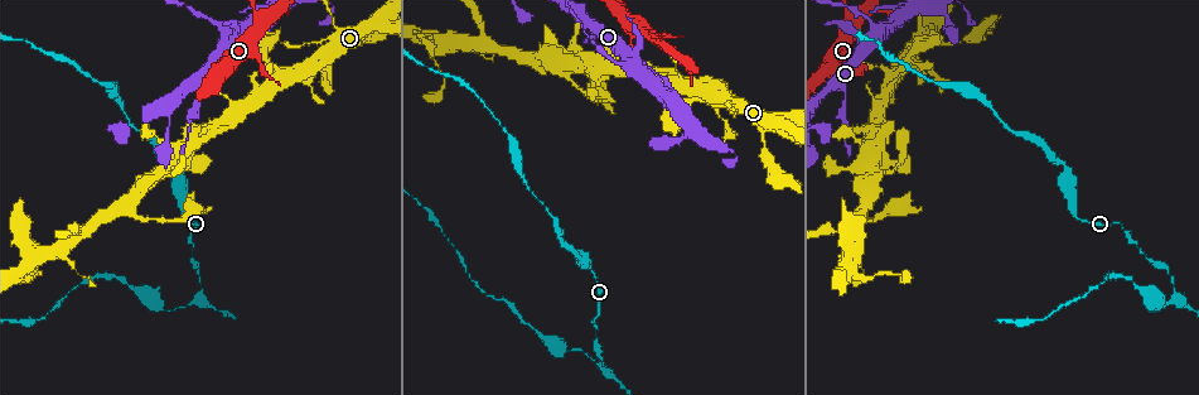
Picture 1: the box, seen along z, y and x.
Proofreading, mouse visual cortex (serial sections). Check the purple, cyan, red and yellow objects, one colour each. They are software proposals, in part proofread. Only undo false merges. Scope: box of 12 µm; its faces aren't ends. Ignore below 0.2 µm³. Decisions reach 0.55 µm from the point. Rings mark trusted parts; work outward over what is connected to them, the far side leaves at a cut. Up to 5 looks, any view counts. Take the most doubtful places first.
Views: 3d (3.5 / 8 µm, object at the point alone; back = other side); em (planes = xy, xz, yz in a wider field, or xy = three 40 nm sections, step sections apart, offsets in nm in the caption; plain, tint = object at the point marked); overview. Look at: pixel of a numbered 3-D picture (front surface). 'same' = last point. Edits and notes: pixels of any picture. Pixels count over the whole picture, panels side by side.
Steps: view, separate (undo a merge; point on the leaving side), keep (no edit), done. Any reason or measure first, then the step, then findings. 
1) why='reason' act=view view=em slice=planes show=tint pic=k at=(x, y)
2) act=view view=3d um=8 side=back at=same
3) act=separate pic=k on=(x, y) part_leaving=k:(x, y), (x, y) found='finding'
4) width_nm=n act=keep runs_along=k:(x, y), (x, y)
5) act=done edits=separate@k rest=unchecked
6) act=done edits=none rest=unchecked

why='thick turns thin' act=view view=3d um=8 pic=1 at=(260, 19)

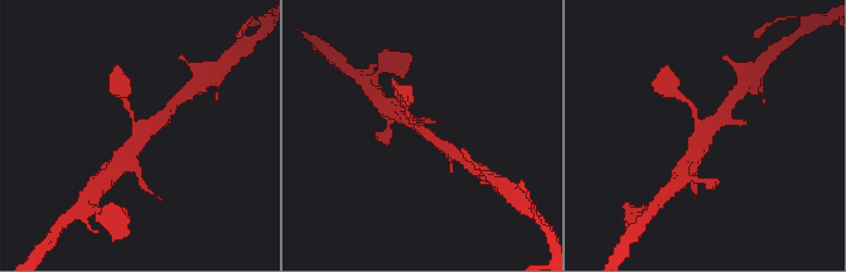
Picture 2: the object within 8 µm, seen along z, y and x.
arms=3 arm_widths_nm=150,350,350 act=view view=em slice=xy step=5 show=tint pic=2 at=(700, 131)

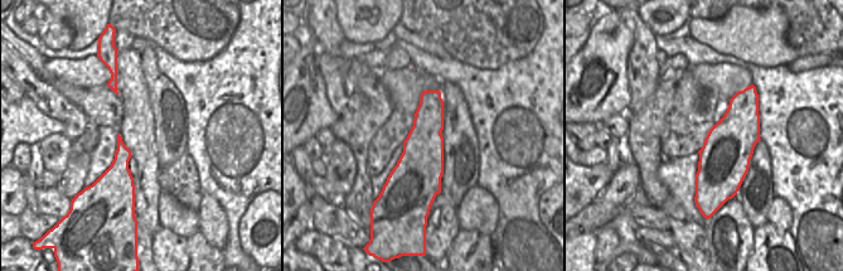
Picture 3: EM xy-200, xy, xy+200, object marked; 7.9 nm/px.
act=keep runs_along=2:(121, 159), (139, 140), (134, 115), (124, 108) found='one cell here'

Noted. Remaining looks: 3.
why='thin arm on a thick one' act=view view=3d um=3.5 pic=1 at=(867, 201)

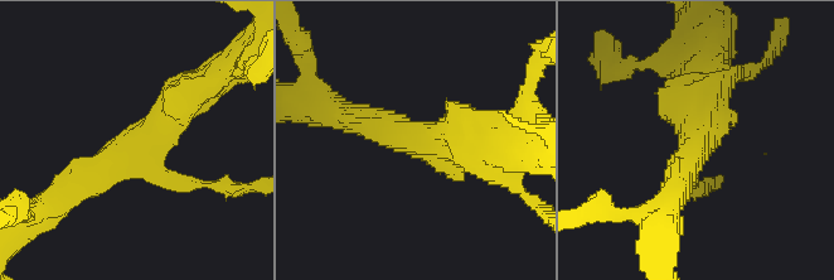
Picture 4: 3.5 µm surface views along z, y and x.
arms=3 arm_widths_nm=150,400,450 why='need the tissue' act=view view=em slice=xy step=1 show=tint pic=4 at=(421, 140)

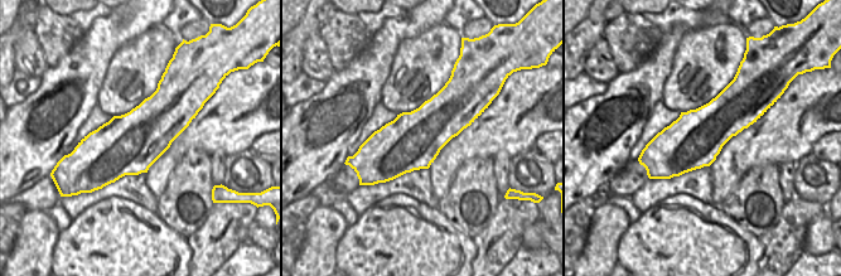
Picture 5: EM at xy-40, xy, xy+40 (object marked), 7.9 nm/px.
width_nm=460 act=keep runs_along=4:(199, 88), (137, 146), (71, 188) found='all the same cell'

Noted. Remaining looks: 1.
act=done edits=none rest=unchecked

